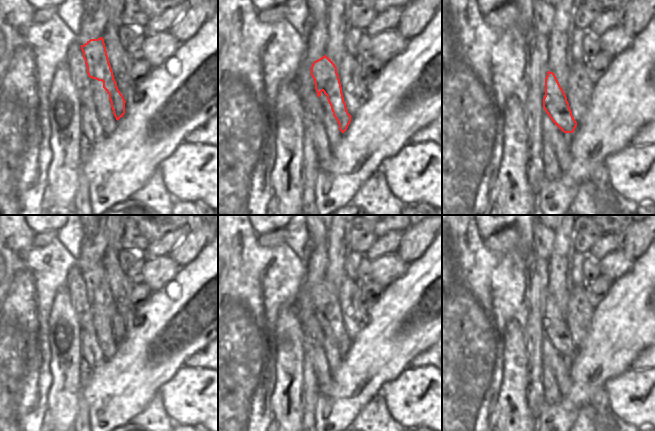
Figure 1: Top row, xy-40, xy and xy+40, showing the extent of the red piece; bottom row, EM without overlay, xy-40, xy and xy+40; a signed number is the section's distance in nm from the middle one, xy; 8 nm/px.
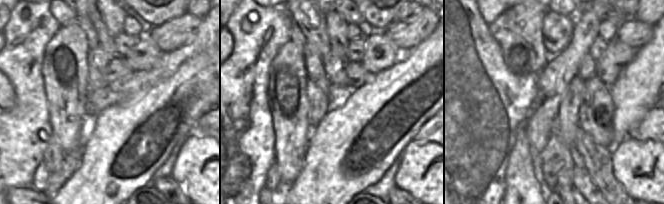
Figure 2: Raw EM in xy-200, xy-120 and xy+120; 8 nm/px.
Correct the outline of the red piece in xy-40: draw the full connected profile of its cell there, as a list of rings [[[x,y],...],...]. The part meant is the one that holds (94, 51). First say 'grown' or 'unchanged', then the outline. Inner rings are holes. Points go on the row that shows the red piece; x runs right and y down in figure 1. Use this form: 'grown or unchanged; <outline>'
unchanged; [[[103,37],[90,39],[81,45],[81,50],[88,76],[103,82],[103,88],[109,94],[113,114],[118,121],[125,114],[126,101],[114,79]]]

